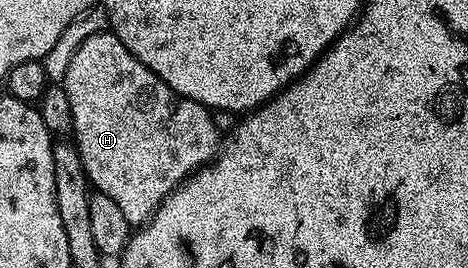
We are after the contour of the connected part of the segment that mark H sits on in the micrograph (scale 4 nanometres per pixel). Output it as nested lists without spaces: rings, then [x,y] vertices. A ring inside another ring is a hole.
[[[105,29],[94,33],[94,37],[86,37],[86,41],[82,41],[82,45],[78,45],[78,49],[70,57],[70,65],[64,74],[62,86],[66,89],[66,97],[70,97],[74,142],[78,153],[82,157],[84,172],[88,174],[88,182],[95,190],[100,191],[106,197],[111,197],[120,206],[120,210],[126,216],[128,223],[133,225],[147,223],[152,214],[164,204],[164,198],[171,191],[176,190],[188,176],[211,163],[221,150],[222,138],[220,139],[220,131],[216,128],[215,121],[212,120],[214,118],[213,112],[209,108],[203,107],[198,101],[181,99],[180,96],[173,93],[154,72],[146,69],[146,65],[142,65],[142,61],[138,61],[138,57],[134,57],[130,53],[130,49],[126,49],[126,45],[122,45],[122,41],[118,41],[118,37],[113,35],[111,30]]]

